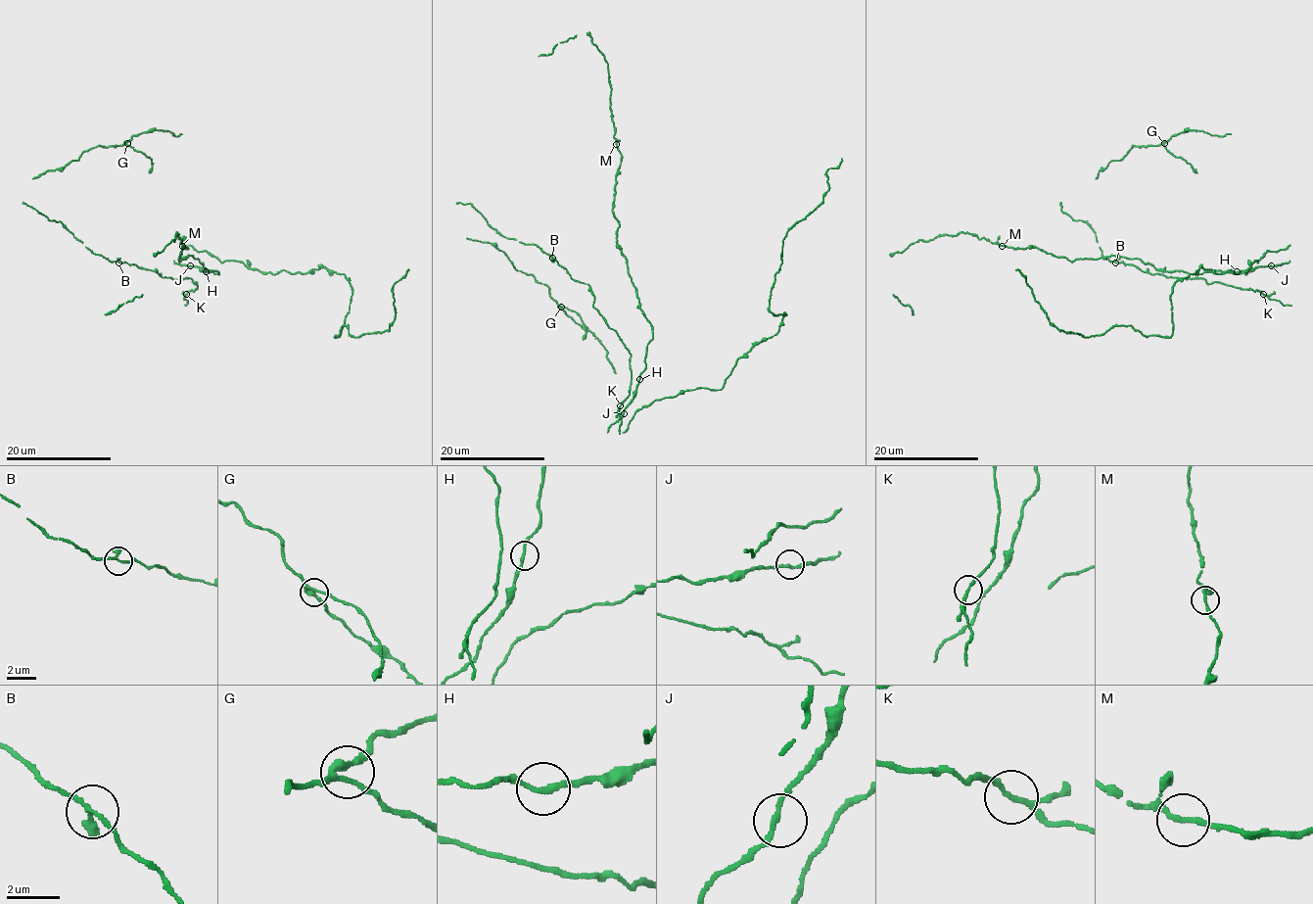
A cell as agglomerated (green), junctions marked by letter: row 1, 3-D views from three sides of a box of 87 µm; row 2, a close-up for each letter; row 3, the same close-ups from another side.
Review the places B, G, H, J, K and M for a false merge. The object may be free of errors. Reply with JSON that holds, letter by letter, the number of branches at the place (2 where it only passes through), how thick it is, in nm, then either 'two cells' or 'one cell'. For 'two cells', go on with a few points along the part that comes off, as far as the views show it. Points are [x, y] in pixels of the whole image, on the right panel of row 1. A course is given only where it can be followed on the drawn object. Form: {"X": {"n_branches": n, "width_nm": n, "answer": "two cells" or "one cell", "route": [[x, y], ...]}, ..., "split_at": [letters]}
{"B": {"n_branches": 3, "width_nm": 170, "answer": "one cell"}, "G": {"n_branches": 3, "width_nm": 240, "answer": "one cell"}, "H": {"n_branches": 2, "width_nm": 180, "answer": "one cell"}, "J": {"n_branches": 2, "width_nm": 190, "answer": "one cell"}, "K": {"n_branches": 3, "width_nm": 160, "answer": "one cell"}, "M": {"n_branches": 3, "width_nm": 150, "answer": "one cell"}, "split_at": []}

